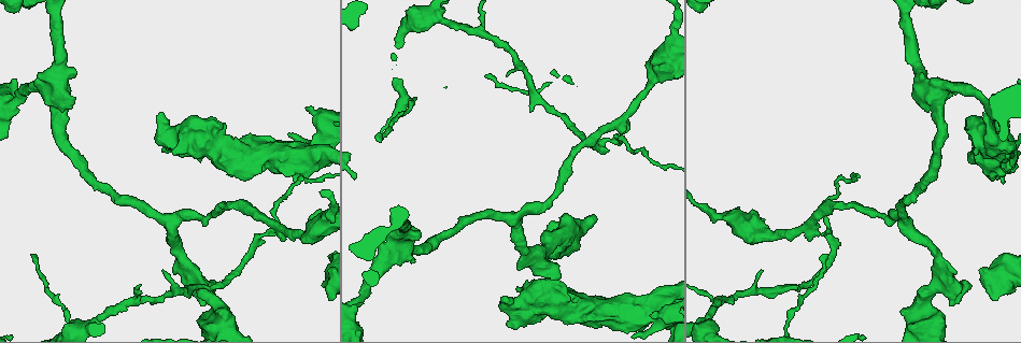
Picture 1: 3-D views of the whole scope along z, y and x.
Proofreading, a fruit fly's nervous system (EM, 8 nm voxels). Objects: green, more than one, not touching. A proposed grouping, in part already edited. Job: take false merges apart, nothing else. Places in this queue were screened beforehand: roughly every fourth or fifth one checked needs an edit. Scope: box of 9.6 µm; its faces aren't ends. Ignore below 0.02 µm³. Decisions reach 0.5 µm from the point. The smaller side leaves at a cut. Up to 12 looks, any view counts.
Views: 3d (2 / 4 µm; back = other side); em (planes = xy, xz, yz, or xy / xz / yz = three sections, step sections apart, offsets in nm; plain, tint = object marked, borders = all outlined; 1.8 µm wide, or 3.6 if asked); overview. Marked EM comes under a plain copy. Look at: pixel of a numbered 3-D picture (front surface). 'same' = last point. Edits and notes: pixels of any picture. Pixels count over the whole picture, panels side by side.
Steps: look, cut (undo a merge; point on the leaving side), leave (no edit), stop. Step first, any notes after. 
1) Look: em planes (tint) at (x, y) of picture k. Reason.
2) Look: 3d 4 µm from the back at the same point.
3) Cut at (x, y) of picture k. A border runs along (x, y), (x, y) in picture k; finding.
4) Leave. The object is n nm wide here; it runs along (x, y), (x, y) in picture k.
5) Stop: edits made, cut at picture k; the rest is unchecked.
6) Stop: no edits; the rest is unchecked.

Look: 3d 4 µm at (399, 252) of picture 1. A fork.

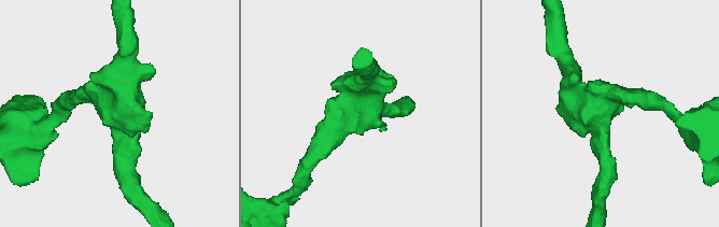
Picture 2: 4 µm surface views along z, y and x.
Look: em 3.6 µm yz step 16 (tint) at (118, 113) of picture 2. Shape alone is not enough.

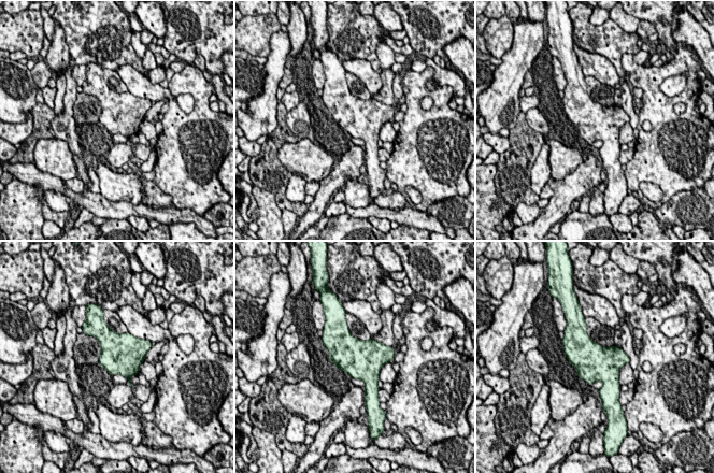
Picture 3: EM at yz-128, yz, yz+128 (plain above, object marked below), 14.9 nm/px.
Look: em 3.6 µm planes (tint) at the same point. Cut it another way.

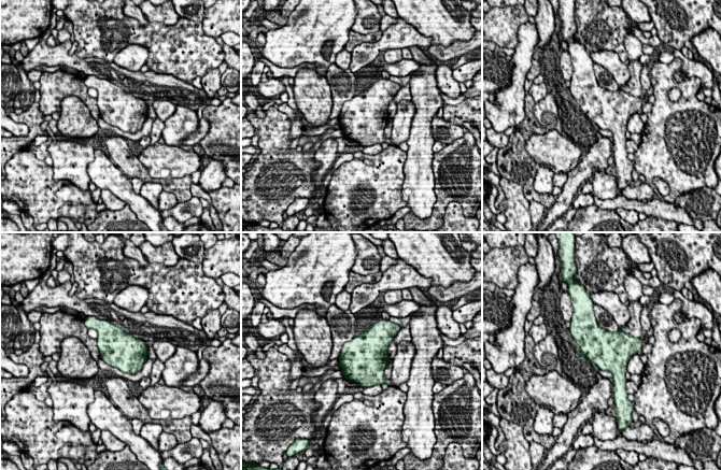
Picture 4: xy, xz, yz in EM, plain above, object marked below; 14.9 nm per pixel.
Leave. One neuron here.

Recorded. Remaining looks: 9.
Look: em xy step 16 (tint) at (13, 100) of picture 1. Sudden change in width.

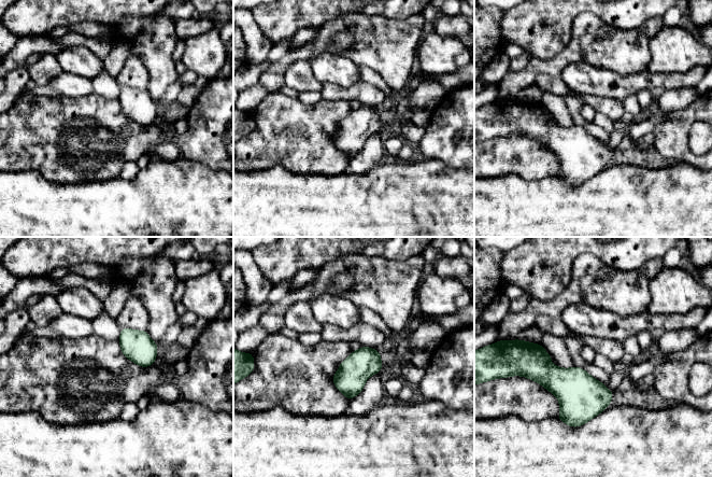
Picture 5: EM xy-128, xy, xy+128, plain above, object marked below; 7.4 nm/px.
Look: em planes (borders) at the same point. Another direction.

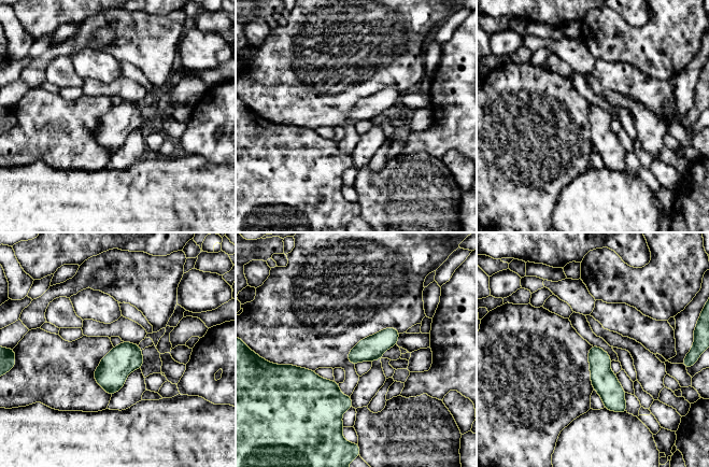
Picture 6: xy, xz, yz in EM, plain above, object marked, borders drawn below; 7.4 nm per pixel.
Leave. All the same neuron.

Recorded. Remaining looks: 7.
Look: 3d 4 µm from the back at (514, 302) of picture 1. Sudden change in width.

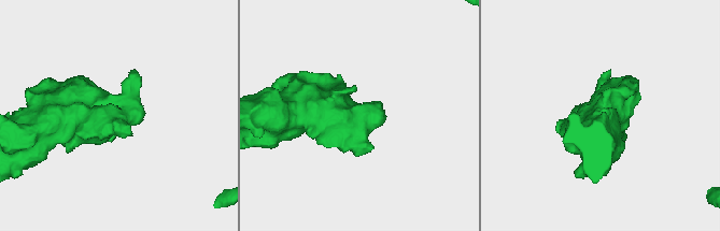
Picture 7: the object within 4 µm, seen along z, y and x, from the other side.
Look: em 3.6 µm planes (tint) at (359, 116) of picture 7.

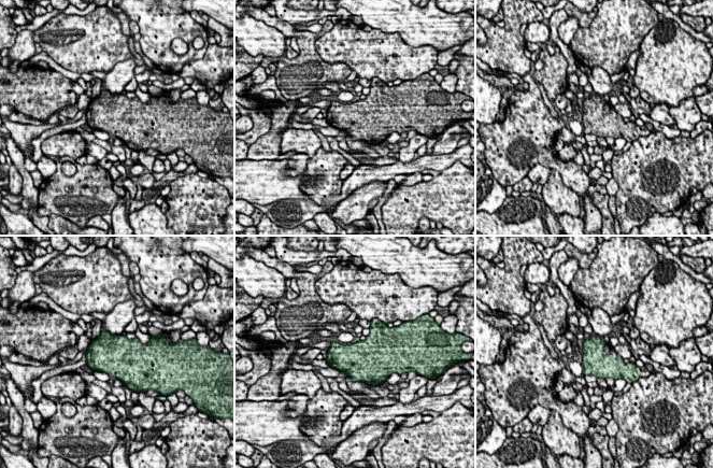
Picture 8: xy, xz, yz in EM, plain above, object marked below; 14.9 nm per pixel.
Leave. The object is 380 nm wide here; all the same neuron.

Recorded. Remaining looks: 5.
Look: 3d 2 µm at (273, 224) of picture 1. Thin neck.

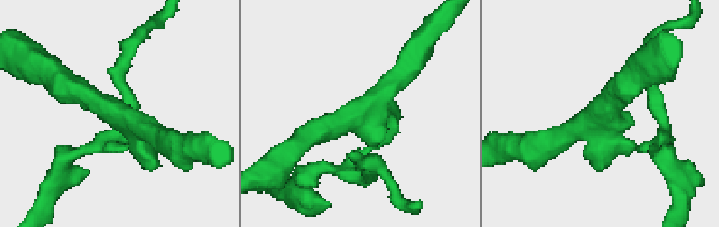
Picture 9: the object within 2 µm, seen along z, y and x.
Look: em yz step 4 (tint) at (124, 115) of picture 9. 4 arms meet here; now the EM.

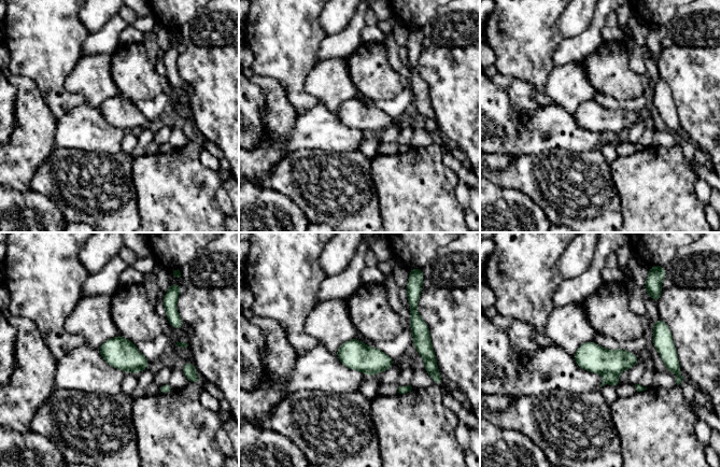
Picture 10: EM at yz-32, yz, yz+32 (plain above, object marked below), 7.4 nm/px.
Look: em xy step 8 (tint) at the same point. Another direction.

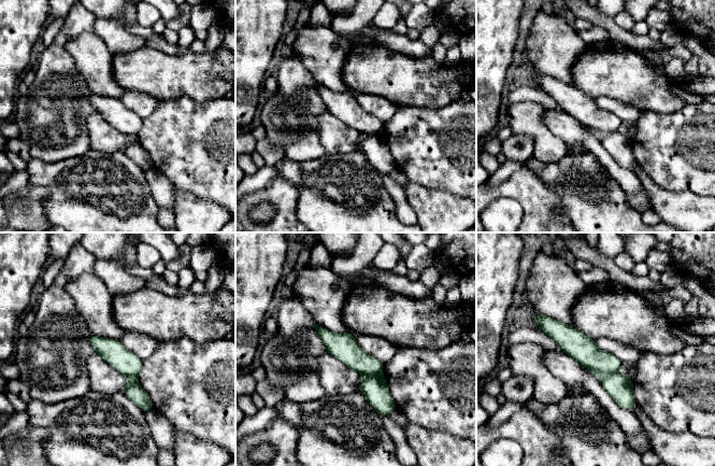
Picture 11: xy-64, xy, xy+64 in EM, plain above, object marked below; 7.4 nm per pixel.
Cut at (619, 387) of picture 11. A border runs along (618, 371), (600, 377) in picture 11; two neurons meet here.

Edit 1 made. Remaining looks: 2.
Stop: edits made, cut at picture 11; the rest is unchecked.

